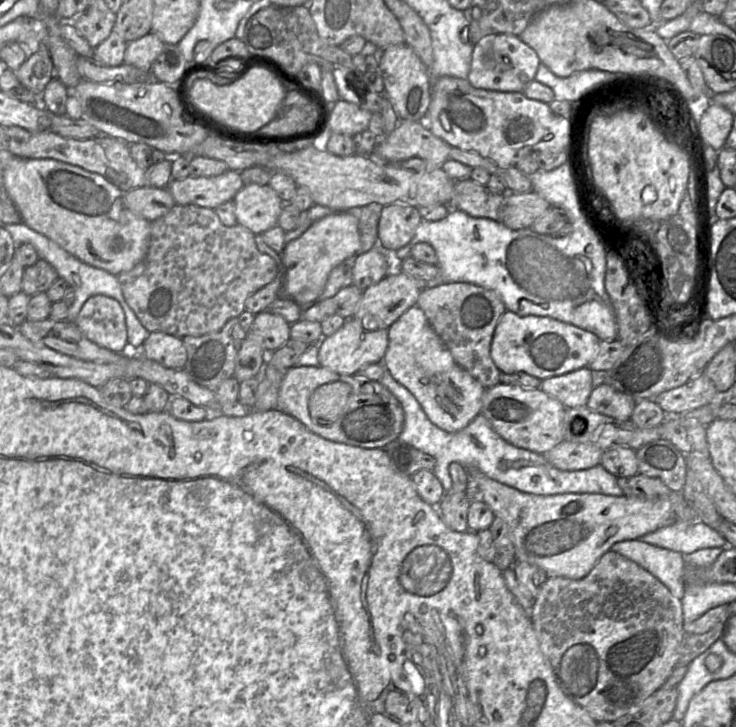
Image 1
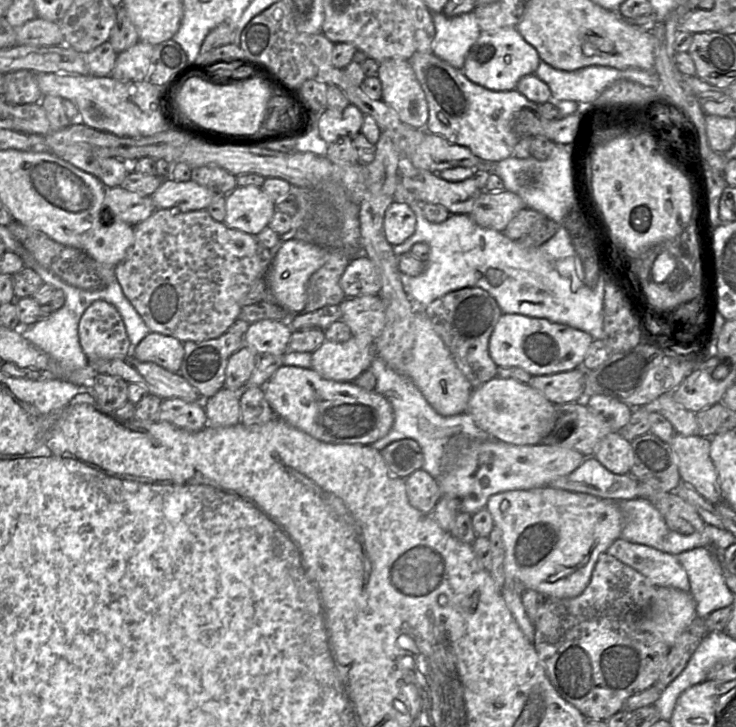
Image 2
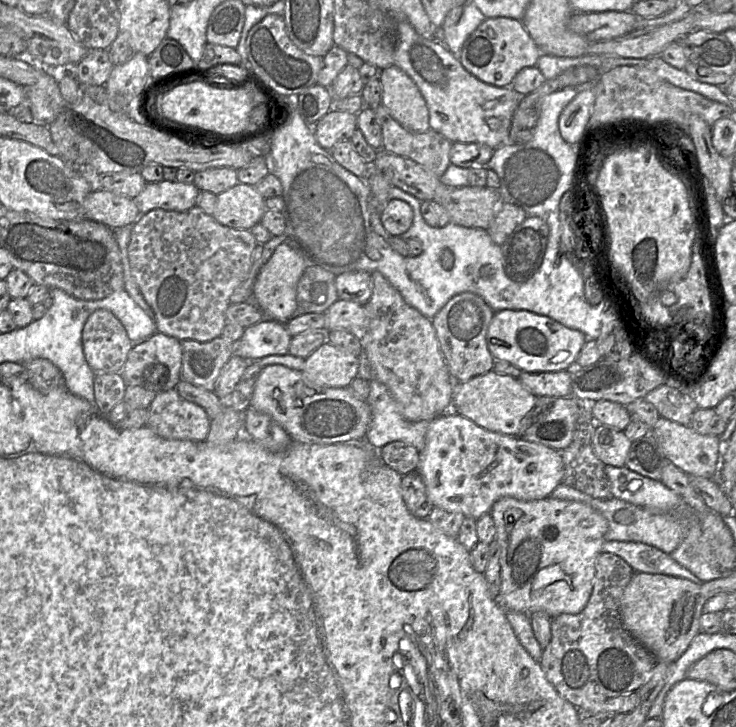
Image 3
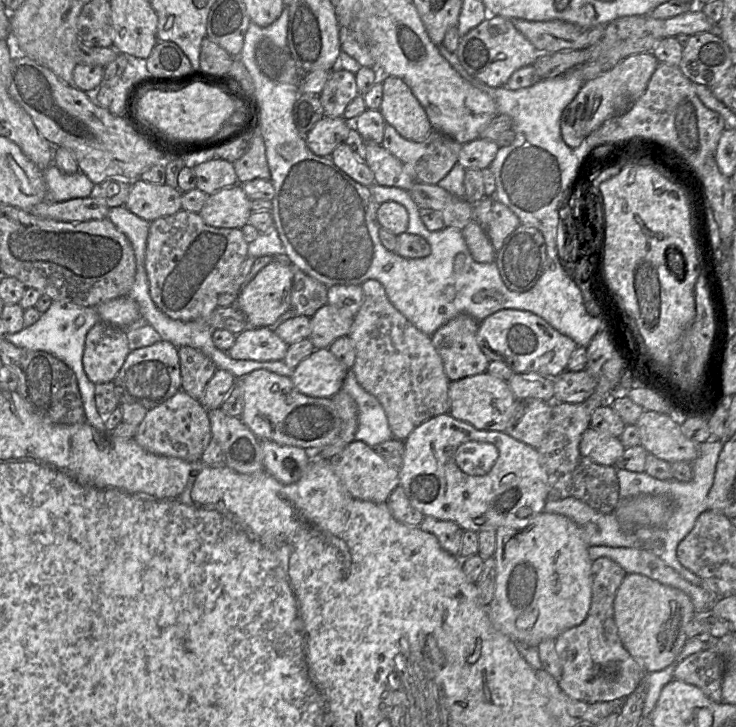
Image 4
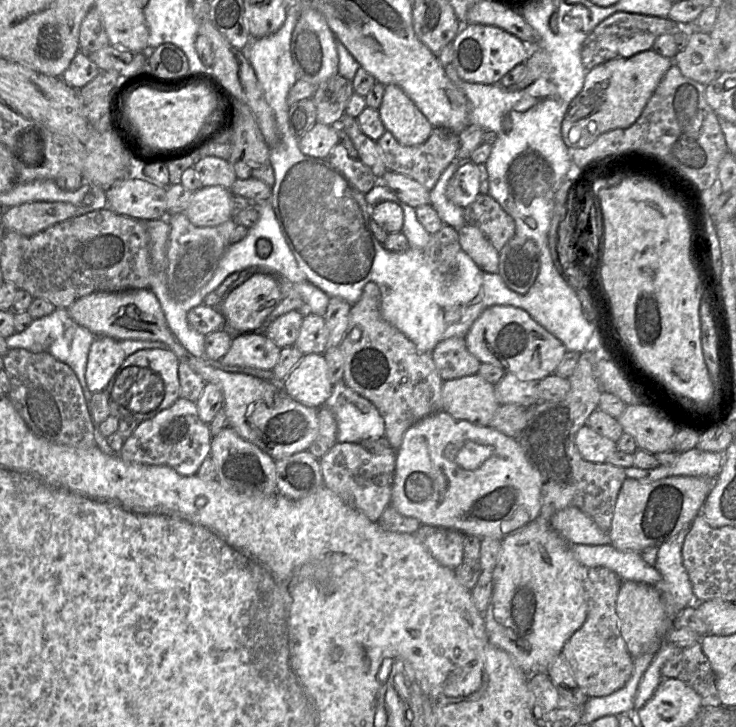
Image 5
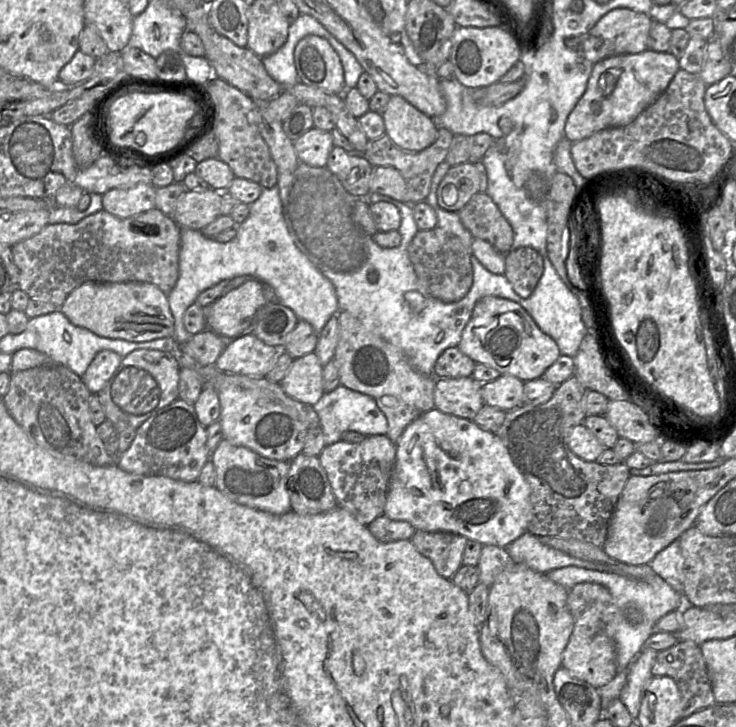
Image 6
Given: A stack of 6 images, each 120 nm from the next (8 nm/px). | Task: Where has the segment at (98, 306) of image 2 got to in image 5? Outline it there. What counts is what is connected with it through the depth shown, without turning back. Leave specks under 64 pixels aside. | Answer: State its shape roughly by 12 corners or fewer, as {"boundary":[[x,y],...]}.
{"boundary":[[96,335],[85,371],[104,391],[126,357],[118,340]]}

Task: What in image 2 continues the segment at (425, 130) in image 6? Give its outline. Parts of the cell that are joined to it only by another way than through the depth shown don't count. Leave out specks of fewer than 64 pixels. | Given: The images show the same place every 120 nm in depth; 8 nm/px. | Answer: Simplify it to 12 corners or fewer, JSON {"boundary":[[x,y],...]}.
{"boundary":[[408,59],[377,76],[382,100],[402,122],[425,129],[428,103]]}

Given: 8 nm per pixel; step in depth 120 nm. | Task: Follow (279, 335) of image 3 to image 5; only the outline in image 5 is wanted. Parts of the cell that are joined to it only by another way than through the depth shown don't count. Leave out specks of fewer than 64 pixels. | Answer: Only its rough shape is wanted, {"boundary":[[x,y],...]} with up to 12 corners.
{"boundary":[[235,334],[220,362],[272,370],[281,349],[265,335]]}

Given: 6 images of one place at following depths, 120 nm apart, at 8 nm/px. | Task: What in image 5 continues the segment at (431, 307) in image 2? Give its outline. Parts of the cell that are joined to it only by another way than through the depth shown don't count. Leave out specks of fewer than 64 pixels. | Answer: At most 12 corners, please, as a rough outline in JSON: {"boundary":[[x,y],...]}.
{"boundary":[[464,337],[440,341],[431,354],[443,381],[477,374]]}

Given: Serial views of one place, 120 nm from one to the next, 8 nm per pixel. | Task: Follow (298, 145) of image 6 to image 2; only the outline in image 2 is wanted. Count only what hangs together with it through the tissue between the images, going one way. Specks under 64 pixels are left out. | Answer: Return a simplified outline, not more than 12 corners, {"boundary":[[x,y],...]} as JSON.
{"boundary":[[353,104],[326,107],[316,118],[330,144],[361,132],[364,114]]}

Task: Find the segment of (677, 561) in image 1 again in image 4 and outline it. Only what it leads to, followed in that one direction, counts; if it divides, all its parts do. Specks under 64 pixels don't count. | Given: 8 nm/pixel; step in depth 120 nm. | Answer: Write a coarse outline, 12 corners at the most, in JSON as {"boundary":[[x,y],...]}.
{"boundary":[[594,545],[592,561],[609,557],[627,574],[682,590],[696,612],[707,590],[685,580],[655,550]]}

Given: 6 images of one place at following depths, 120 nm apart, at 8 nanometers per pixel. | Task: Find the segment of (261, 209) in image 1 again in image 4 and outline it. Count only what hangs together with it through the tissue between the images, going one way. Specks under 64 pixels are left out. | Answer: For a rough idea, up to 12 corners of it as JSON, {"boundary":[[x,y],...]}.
{"boundary":[[242,184],[209,195],[210,226],[242,228],[252,214]]}

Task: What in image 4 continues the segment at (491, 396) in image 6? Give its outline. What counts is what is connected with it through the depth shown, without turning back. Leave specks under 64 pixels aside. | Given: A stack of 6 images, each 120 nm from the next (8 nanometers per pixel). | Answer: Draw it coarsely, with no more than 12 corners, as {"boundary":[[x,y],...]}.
{"boundary":[[514,373],[507,382],[516,399],[554,402],[553,378]]}

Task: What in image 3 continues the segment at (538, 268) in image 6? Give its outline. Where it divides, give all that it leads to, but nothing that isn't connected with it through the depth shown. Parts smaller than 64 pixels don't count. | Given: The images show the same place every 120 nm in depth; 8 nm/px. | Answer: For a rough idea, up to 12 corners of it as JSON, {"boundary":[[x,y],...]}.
{"boundary":[[528,216],[501,246],[506,275],[528,281],[539,269],[549,227]]}

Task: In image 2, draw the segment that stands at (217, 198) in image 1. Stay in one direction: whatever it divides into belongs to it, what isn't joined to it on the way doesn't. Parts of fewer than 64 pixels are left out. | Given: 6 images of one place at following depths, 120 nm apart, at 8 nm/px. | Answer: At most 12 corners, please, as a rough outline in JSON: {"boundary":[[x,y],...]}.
{"boundary":[[164,179],[150,198],[157,209],[206,209],[215,191]]}

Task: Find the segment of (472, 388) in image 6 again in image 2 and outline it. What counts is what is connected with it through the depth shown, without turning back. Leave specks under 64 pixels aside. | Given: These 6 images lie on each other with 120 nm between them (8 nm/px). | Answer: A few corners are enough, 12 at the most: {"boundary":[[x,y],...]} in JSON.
{"boundary":[[514,378],[473,389],[465,413],[490,438],[540,444],[555,405]]}

